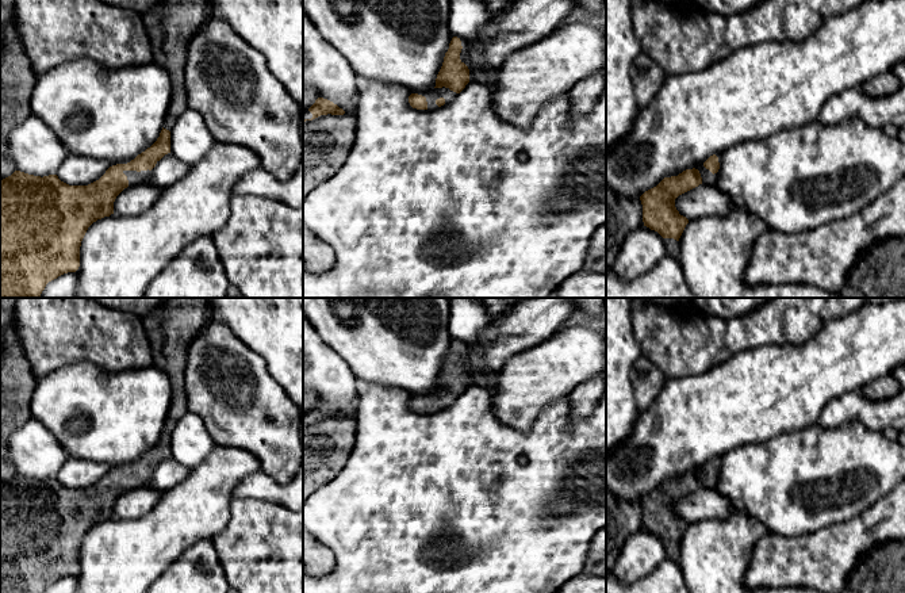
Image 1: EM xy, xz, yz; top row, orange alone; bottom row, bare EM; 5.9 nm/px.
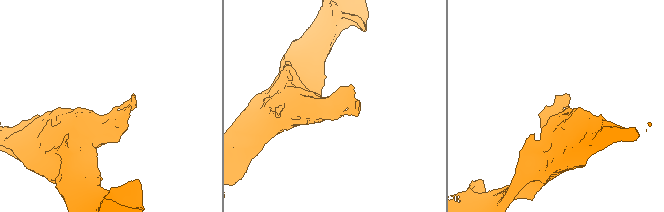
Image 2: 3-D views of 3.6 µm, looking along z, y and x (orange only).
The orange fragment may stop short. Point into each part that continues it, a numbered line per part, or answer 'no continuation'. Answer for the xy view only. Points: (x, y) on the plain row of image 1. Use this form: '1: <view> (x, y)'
1: xy (134, 481)

